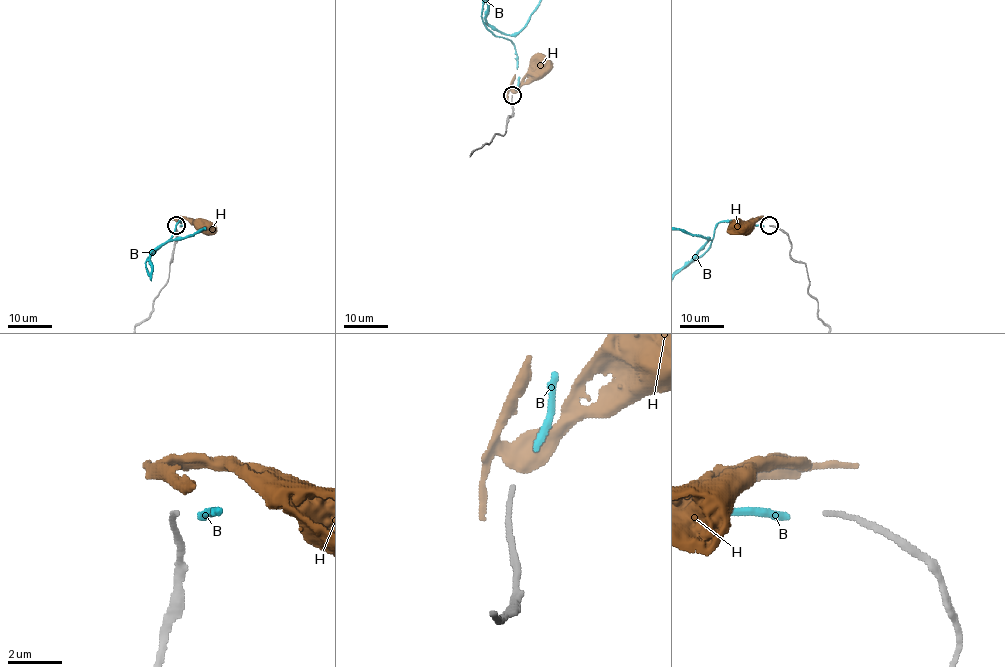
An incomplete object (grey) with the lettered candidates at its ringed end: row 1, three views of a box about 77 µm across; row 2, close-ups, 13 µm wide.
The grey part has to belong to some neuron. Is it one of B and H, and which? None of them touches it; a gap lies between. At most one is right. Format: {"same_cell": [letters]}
{"same_cell": []}

